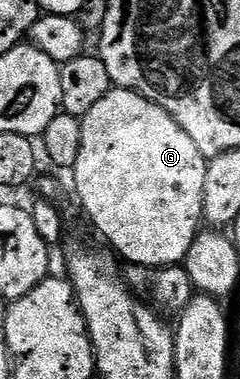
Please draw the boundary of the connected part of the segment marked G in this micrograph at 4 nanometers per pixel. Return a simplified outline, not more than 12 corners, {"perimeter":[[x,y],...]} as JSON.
{"perimeter":[[111,88],[74,190],[109,249],[185,263],[208,160],[162,106]]}

